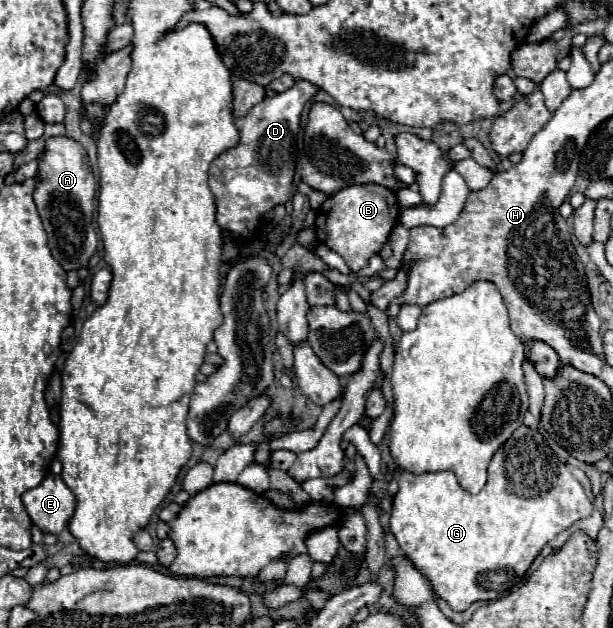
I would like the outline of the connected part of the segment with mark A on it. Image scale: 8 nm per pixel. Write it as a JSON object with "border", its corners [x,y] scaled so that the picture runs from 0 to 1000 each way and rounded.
{"border":[[[111,215],[82,218],[72,228],[72,244],[62,250],[55,323],[78,371],[78,390],[85,409],[108,428],[131,428],[144,422],[144,412],[157,400],[160,374],[150,361],[157,288],[144,263],[137,234]]]}

